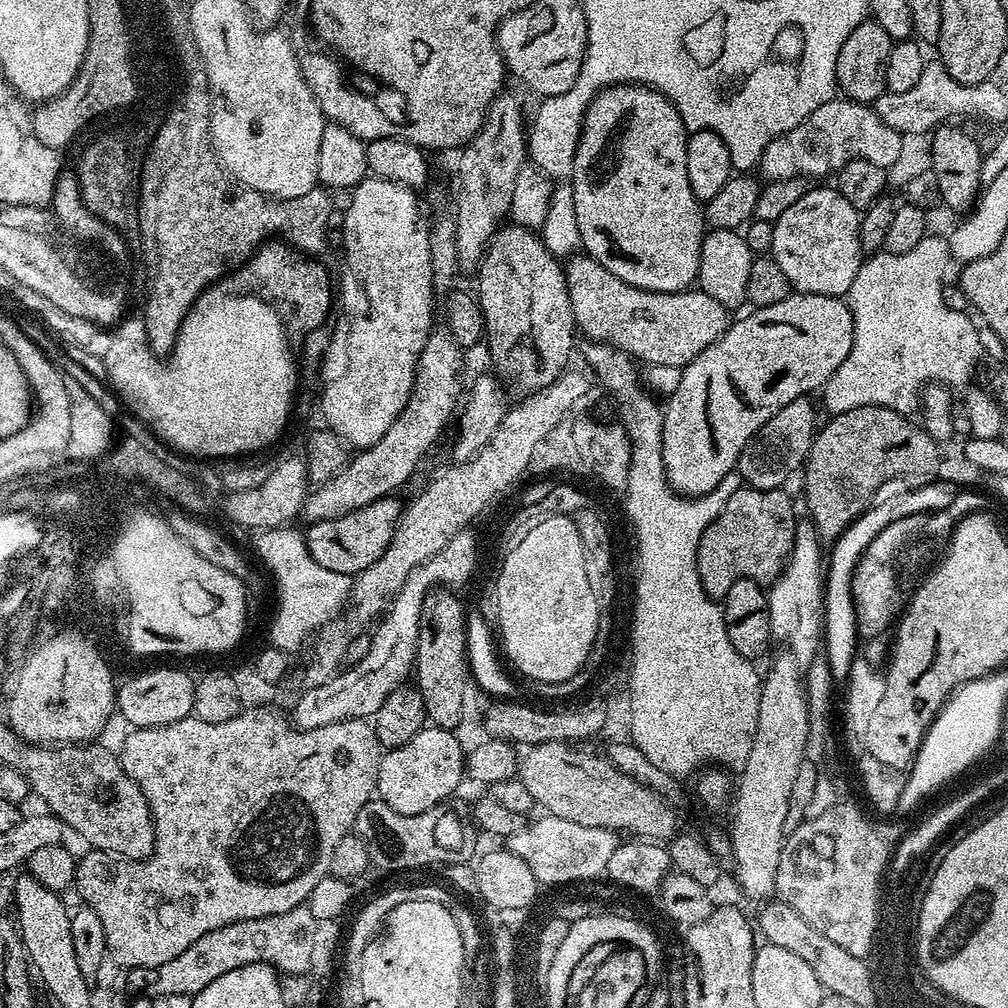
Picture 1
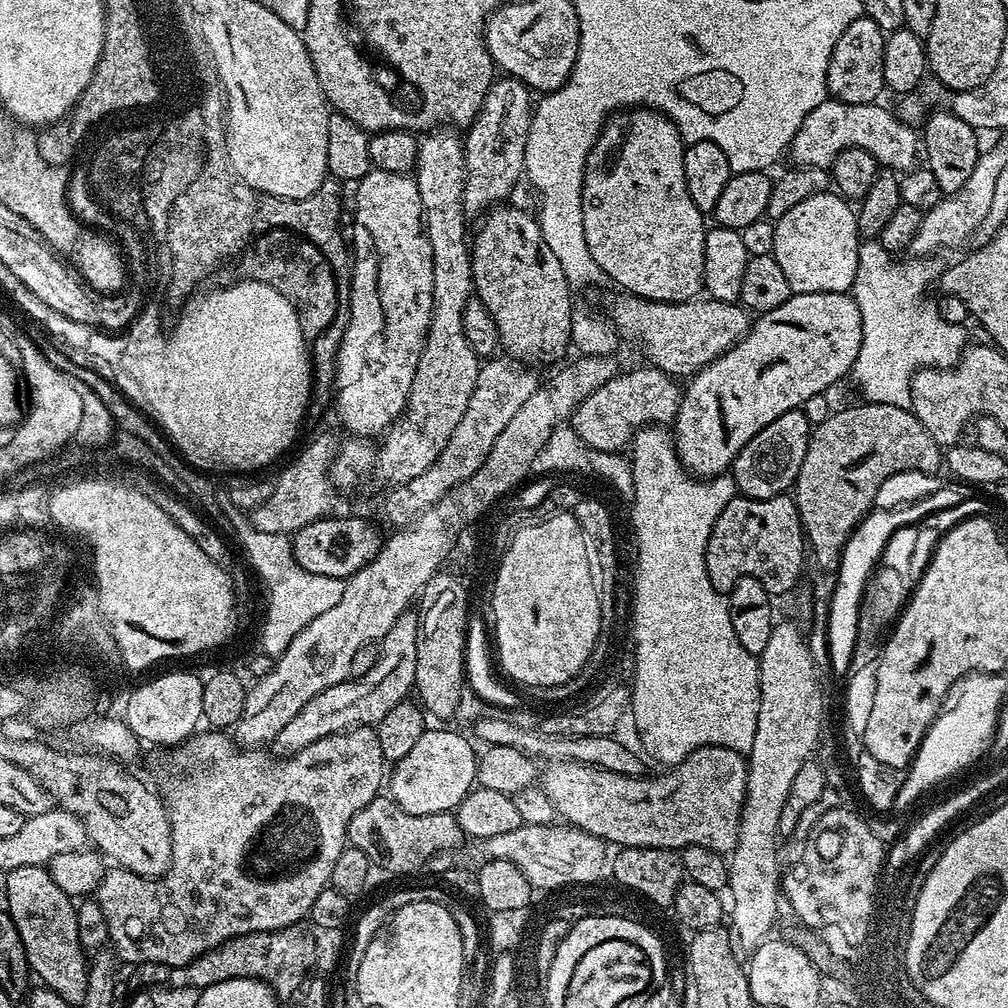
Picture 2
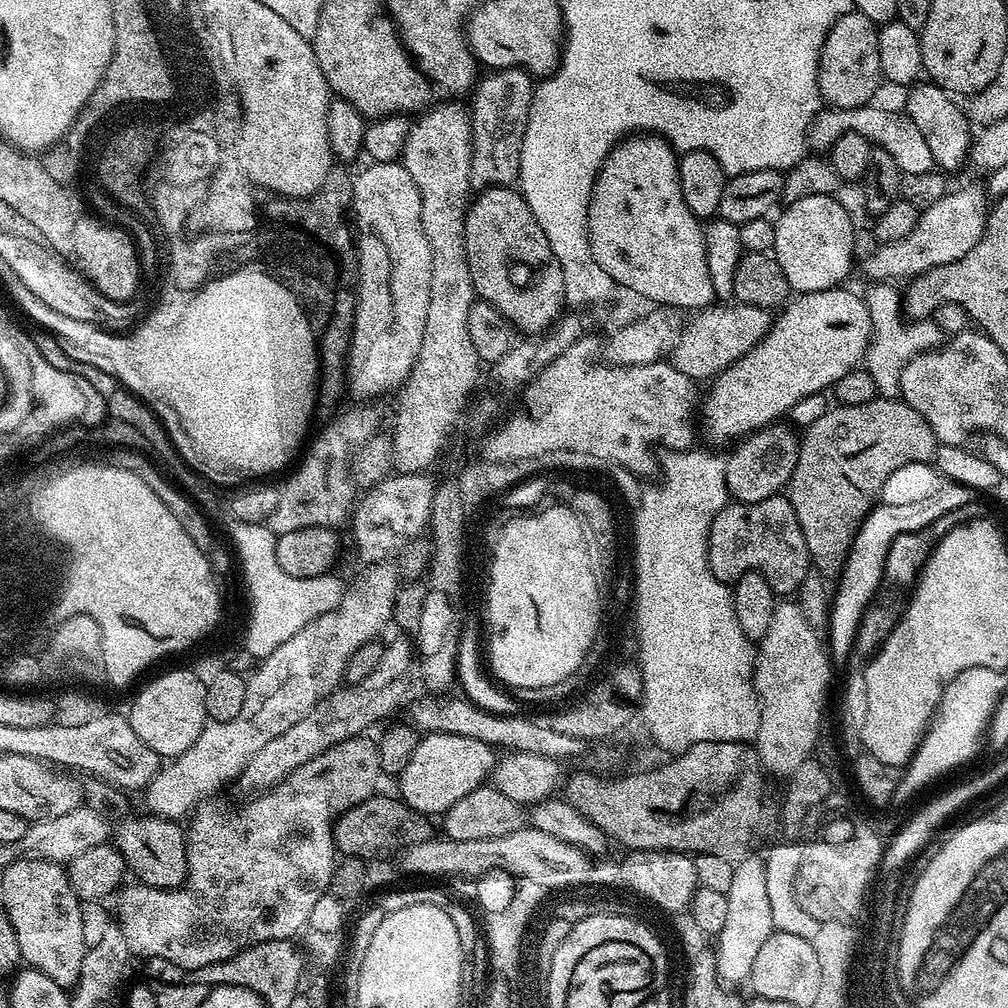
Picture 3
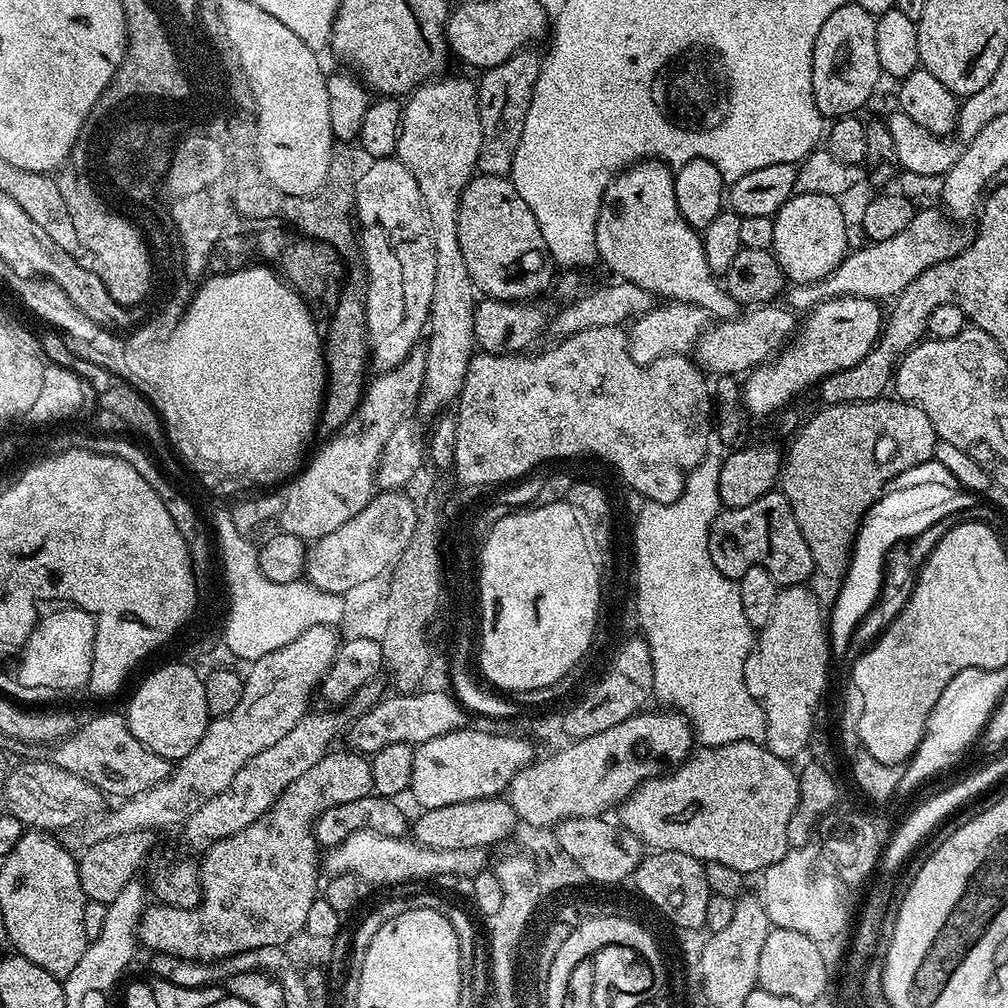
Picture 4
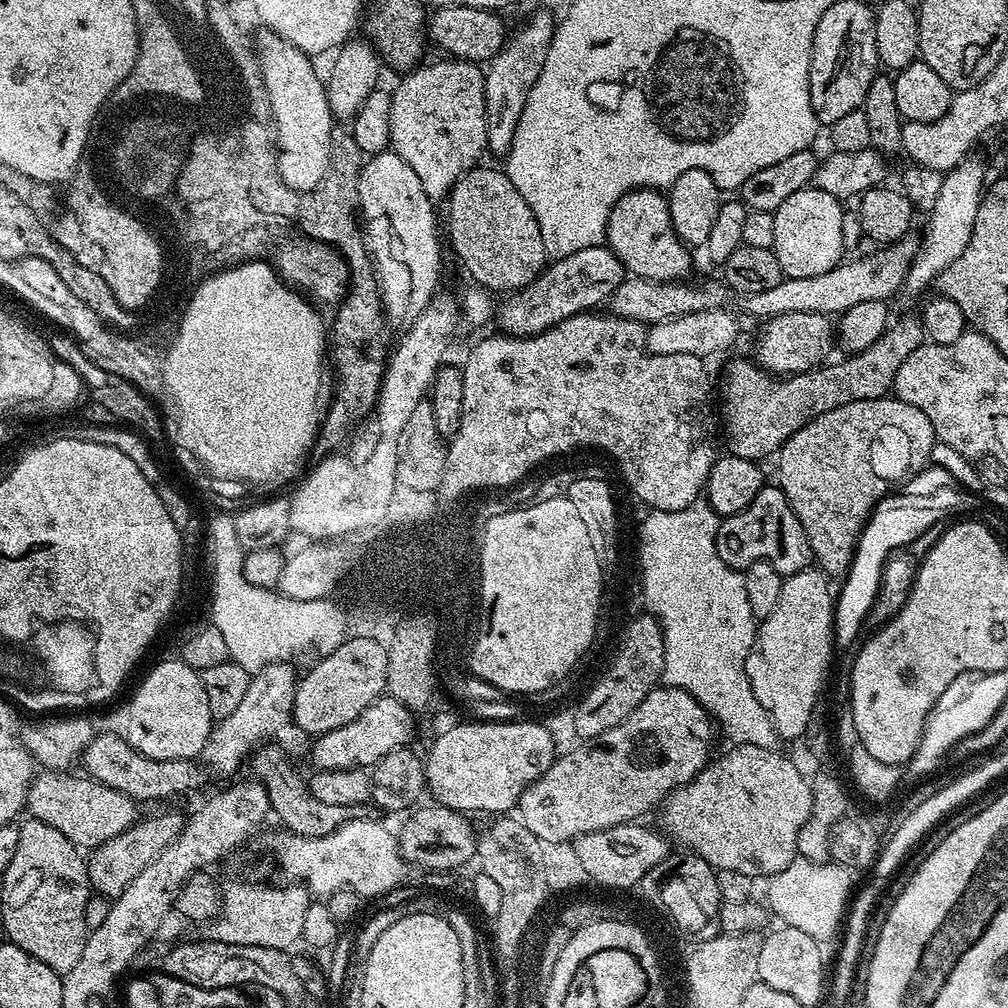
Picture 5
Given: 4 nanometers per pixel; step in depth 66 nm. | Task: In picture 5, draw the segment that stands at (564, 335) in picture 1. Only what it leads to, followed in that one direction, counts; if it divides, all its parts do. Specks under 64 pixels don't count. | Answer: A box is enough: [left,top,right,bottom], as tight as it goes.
[446,167,546,294]

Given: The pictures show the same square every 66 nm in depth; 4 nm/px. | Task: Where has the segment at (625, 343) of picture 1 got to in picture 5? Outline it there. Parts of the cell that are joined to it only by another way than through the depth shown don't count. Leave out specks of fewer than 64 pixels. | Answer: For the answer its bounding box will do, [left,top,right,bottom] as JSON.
[754,312,834,373]

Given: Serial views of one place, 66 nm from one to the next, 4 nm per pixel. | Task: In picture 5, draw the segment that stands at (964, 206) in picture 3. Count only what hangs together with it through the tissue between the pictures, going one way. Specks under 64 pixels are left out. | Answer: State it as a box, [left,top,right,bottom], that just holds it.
[744,238,918,318]

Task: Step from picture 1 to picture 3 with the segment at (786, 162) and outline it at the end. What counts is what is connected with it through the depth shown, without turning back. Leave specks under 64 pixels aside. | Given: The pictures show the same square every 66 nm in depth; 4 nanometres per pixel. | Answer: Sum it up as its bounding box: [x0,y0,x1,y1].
[810,106,934,174]

